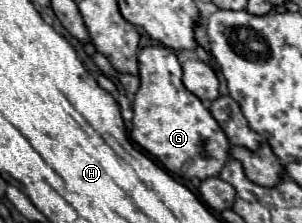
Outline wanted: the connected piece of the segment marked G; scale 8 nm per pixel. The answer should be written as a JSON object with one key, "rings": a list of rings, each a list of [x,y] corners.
{"rings":[[[162,45],[144,47],[138,55],[140,89],[132,103],[134,127],[130,137],[170,173],[186,179],[216,177],[230,159],[230,141],[212,113],[182,85],[182,67],[172,49]]]}

